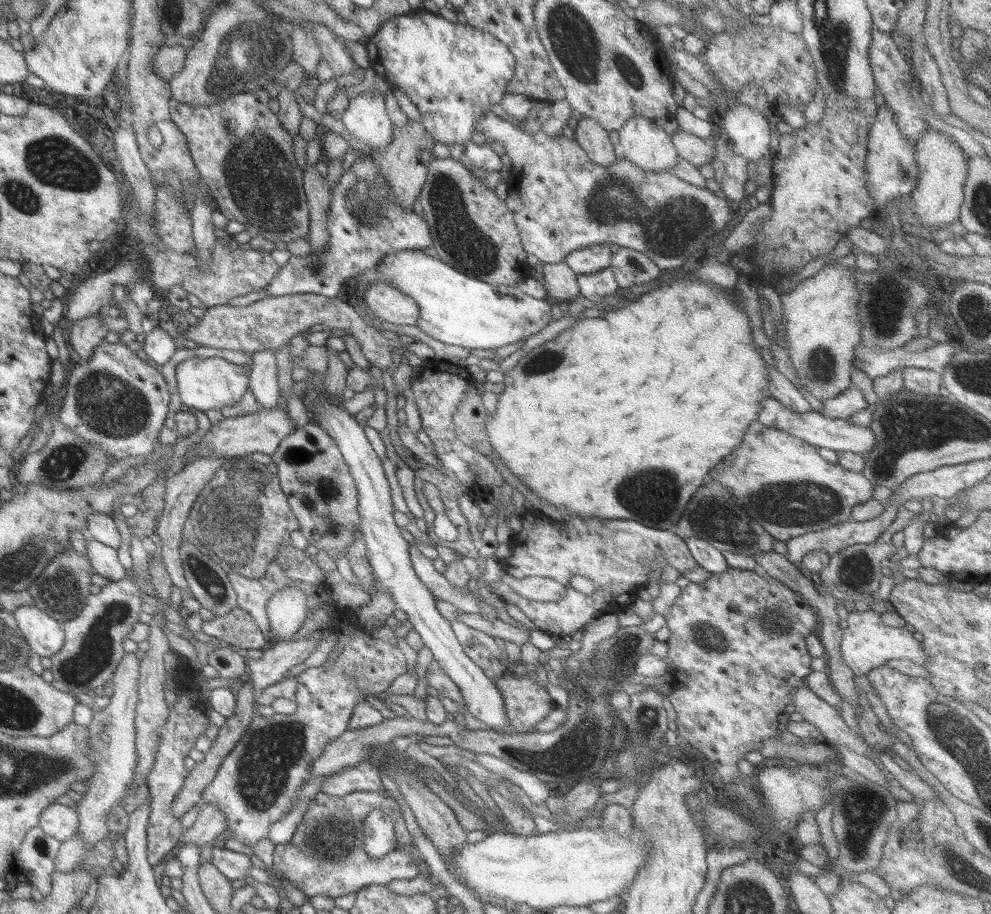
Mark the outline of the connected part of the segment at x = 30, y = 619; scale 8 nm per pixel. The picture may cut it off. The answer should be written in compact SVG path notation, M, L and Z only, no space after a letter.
M37 606L18 607L13 612L18 630L33 654L50 658L64 645L63 624Z

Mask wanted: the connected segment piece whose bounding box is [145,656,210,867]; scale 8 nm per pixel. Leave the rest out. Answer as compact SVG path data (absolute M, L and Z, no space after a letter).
M179 656L180 674L176 689L177 701L169 707L168 718L160 732L160 745L158 746L155 762L145 783L149 789L149 826L147 827L148 862L153 867L164 860L163 857L172 848L181 845L183 827L181 820L176 819L172 813L172 804L178 792L182 789L188 775L184 760L189 757L189 752L195 748L195 743L201 734L205 734L210 725L207 716L208 705L200 698L200 684L195 683L193 675L196 667L190 664L184 656Z

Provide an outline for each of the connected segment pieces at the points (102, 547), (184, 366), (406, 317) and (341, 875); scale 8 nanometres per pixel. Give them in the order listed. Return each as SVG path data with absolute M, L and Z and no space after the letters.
M90 538L86 540L86 549L88 550L89 564L94 573L112 582L118 582L125 578L126 569L120 564L116 549Z
M190 358L176 366L176 382L178 396L183 409L195 408L206 413L208 410L230 412L234 404L239 402L248 389L248 373L244 367L232 364L224 358Z
M385 283L368 287L363 302L368 312L373 313L375 318L382 322L417 326L417 305L408 296Z
M321 791L312 799L308 806L302 822L295 831L294 836L286 844L275 845L273 870L276 872L278 879L281 874L286 877L297 889L300 889L304 895L309 898L315 896L328 896L329 898L338 898L356 893L365 887L378 886L386 887L392 880L411 880L418 874L418 863L412 855L412 847L402 848L398 842L398 848L378 857L372 856L364 850L362 844L363 819L372 810L382 810L390 816L390 819L396 818L396 832L398 834L408 834L406 832L405 821L397 802L387 792L350 792L346 796L327 796Z

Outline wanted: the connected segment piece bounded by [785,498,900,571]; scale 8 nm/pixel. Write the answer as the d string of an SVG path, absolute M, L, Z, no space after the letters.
M892 498L890 502L888 502L888 506L882 510L882 514L880 516L876 516L872 520L864 521L863 523L859 523L856 521L848 520L826 530L818 531L818 532L808 532L803 534L802 536L792 537L788 539L785 543L788 547L788 556L785 558L794 566L800 567L798 570L802 570L801 561L803 560L803 556L807 555L812 551L824 551L830 555L834 553L840 552L840 550L853 545L853 544L870 544L873 543L887 528L892 524L892 521L896 519L896 513L898 513L898 507L900 504Z

